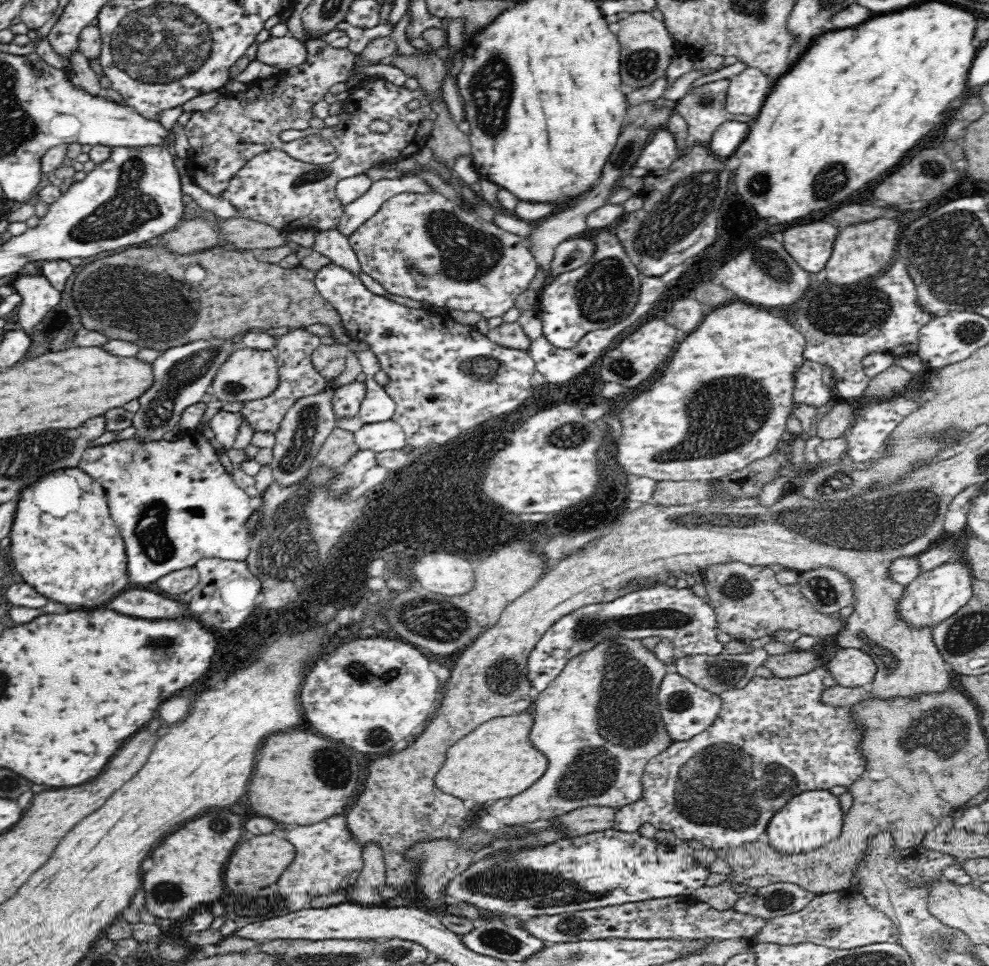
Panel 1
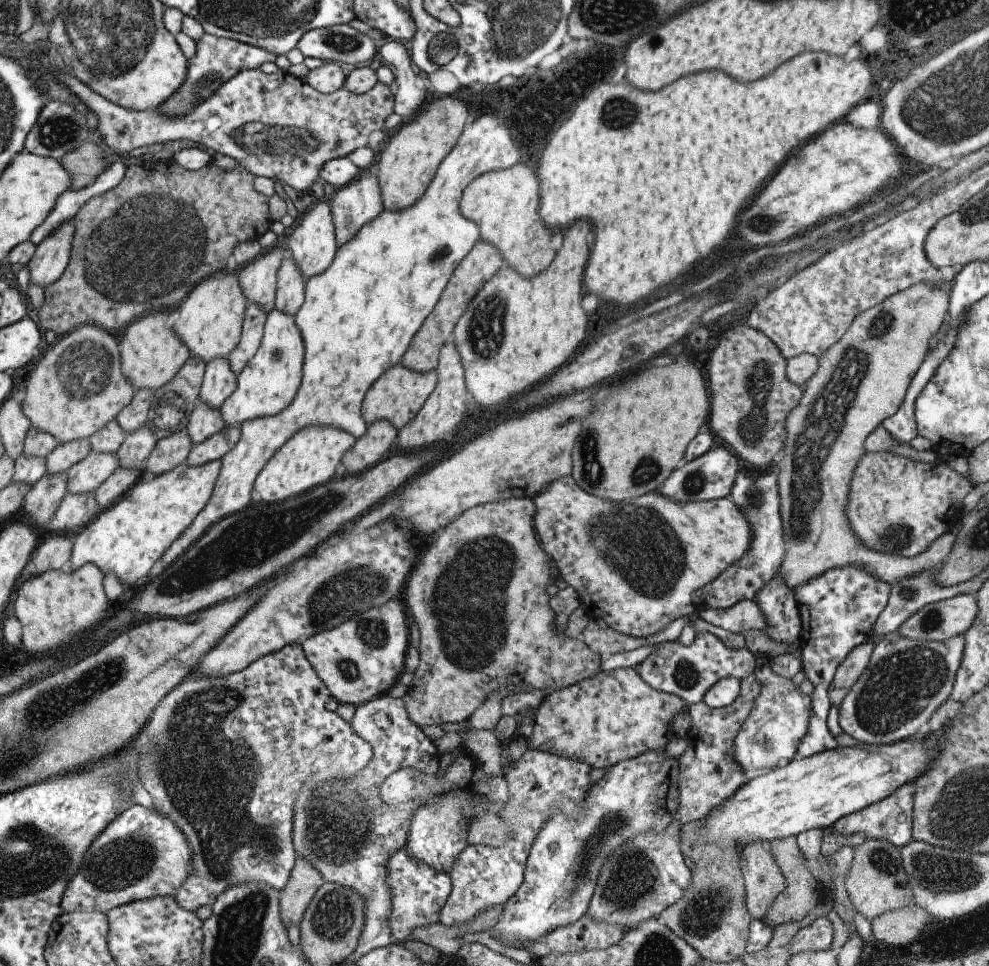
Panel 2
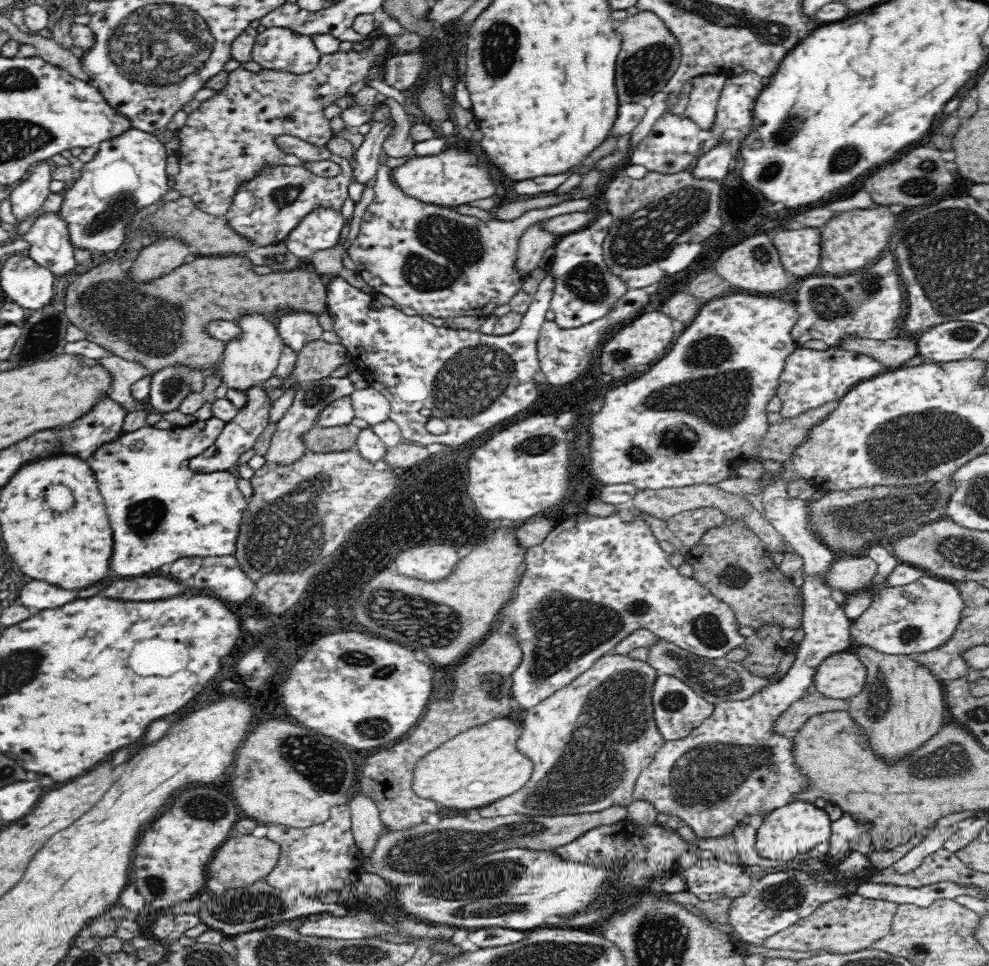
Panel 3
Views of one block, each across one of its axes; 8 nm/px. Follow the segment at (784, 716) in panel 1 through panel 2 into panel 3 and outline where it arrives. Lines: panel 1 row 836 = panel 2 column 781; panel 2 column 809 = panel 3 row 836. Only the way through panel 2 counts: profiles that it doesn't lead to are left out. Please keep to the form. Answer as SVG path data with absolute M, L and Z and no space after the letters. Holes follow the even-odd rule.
M774 460L762 463L764 472L775 478L763 490L762 513L803 558L804 638L795 651L792 667L783 678L763 686L750 698L719 702L712 714L686 738L665 741L637 778L633 790L635 800L649 802L658 812L684 822L697 838L728 836L738 824L748 822L752 816L765 817L772 810L786 806L792 801L792 794L810 786L810 781L796 765L792 739L774 733L774 722L792 702L807 694L820 662L832 653L851 650L853 646L852 621L846 616L843 605L832 599L833 590L823 582L823 574L838 556L808 529L808 502L788 496L788 485L780 479L783 464Z

